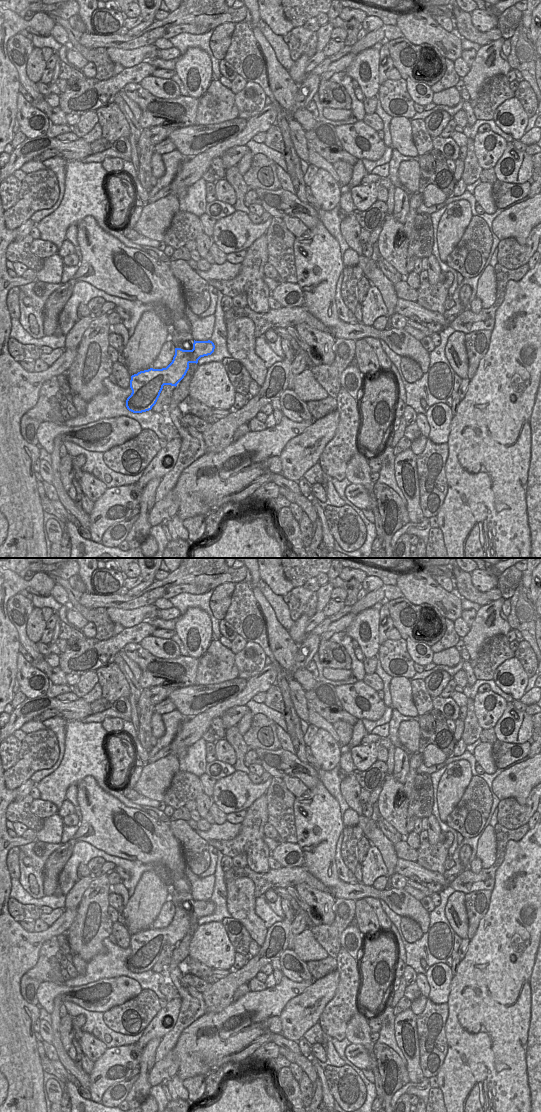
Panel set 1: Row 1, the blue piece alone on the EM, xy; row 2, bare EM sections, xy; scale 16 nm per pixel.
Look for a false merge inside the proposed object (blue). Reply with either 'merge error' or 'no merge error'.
no merge error

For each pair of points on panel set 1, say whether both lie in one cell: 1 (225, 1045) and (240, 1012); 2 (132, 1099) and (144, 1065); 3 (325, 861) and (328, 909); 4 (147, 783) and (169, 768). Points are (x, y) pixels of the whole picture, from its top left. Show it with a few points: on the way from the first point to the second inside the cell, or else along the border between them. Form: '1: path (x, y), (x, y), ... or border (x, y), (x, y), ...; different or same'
1: path (225, 1035), (230, 1016); same
2: path (140, 1091), (144, 1073); same
3: border (331, 895), (335, 898); different
4: path (152, 781), (164, 769); same

